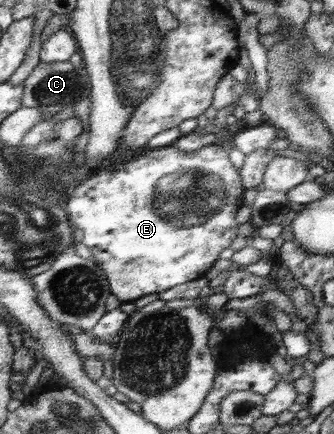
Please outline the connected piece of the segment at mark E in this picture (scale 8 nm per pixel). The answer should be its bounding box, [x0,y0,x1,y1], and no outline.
[63,143,246,303]

